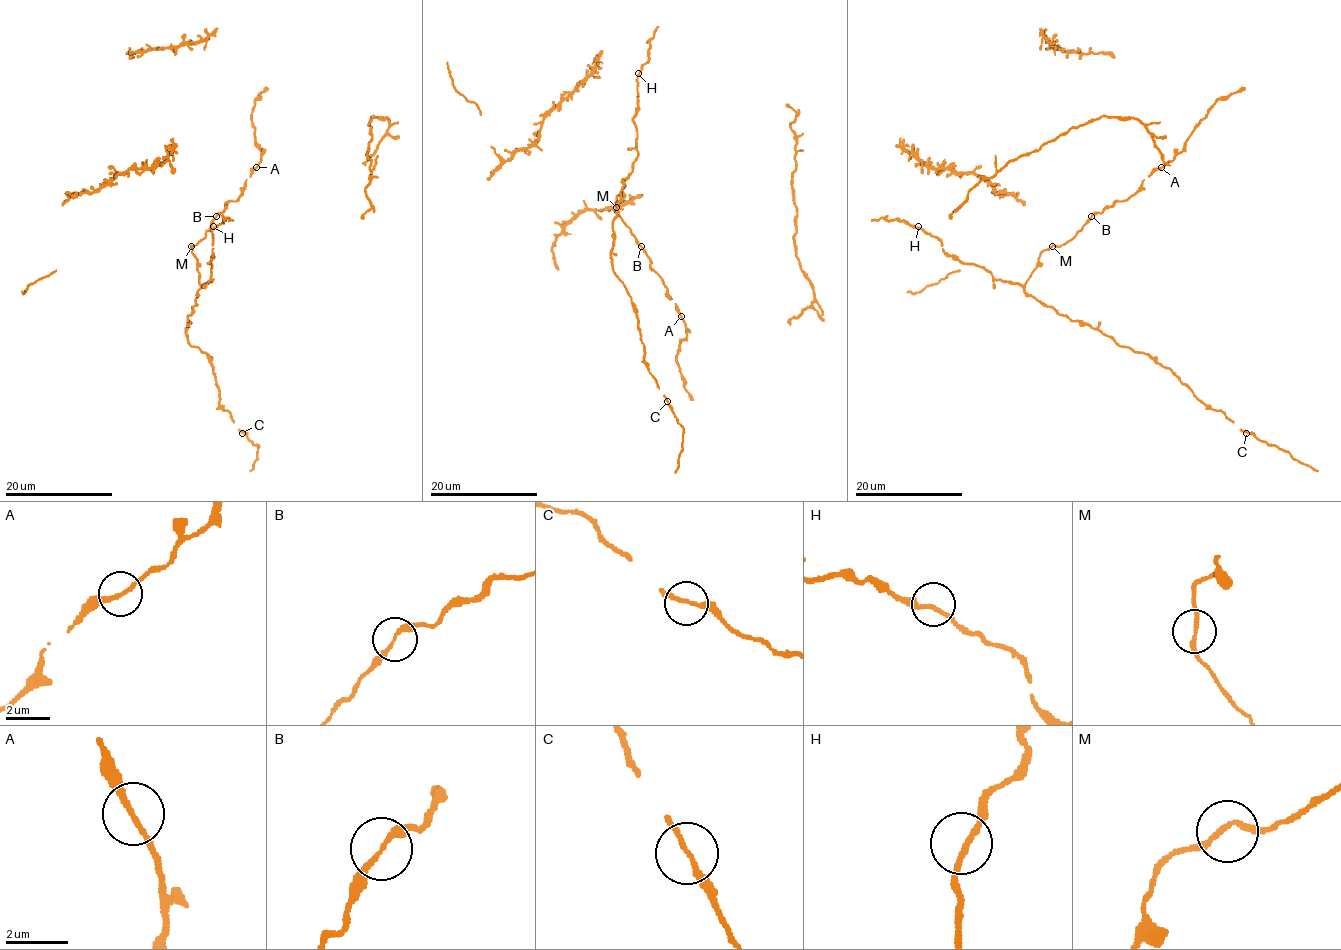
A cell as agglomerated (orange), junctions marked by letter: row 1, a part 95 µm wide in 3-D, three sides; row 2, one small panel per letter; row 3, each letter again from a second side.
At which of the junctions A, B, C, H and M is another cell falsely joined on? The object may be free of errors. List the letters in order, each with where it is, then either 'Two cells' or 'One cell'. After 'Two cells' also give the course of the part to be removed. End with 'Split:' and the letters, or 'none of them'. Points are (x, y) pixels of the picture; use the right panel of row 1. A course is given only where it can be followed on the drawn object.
A: Place: (1161, 167). Two cells. Course of the part to remove: (1161, 168), (1181, 151), (1188, 137), (1218, 99), (1245, 87)
B: Place: (1091, 216). One cell
C: Place: (1246, 433). One cell
H: Place: (918, 226). One cell
M: Place: (1052, 246). One cell
Split: A

